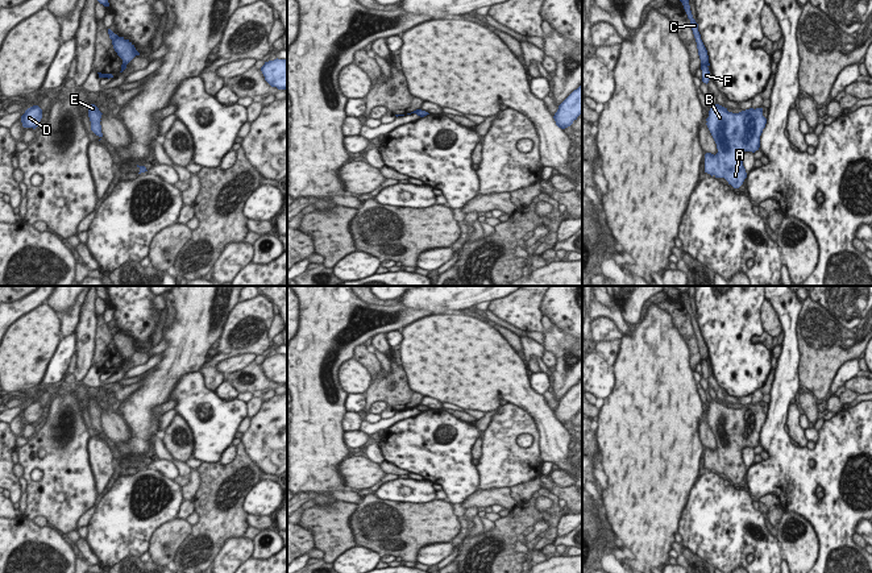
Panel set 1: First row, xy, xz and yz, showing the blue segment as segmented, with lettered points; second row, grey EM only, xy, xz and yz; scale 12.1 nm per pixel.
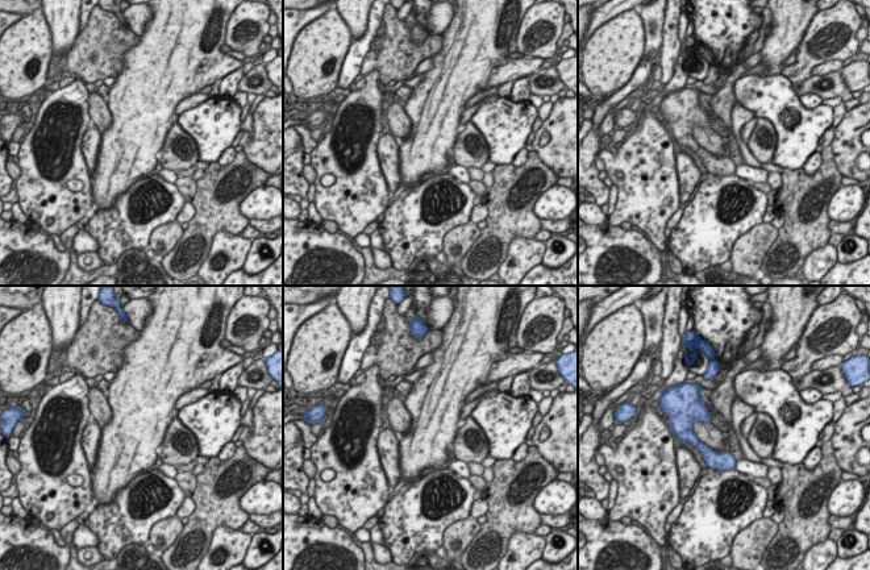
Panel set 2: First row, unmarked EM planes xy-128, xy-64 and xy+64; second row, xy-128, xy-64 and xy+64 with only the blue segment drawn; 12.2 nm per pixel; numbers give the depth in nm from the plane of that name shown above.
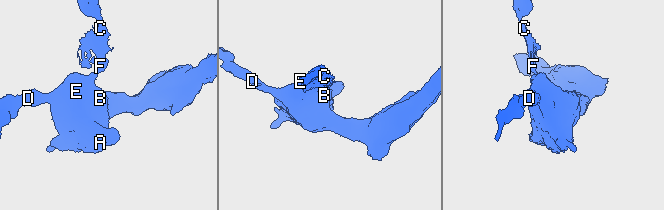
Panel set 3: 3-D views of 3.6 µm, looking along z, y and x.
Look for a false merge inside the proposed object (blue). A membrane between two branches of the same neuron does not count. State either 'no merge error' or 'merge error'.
merge error

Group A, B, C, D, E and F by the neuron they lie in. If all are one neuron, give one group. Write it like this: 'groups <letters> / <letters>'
groups A B D E F / C

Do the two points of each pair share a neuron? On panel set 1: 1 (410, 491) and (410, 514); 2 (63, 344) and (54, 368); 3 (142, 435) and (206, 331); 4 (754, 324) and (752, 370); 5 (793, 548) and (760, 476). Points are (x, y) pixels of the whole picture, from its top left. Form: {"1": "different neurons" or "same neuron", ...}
{"1": "different neurons", "2": "same neuron", "3": "same neuron", "4": "same neuron", "5": "different neurons"}

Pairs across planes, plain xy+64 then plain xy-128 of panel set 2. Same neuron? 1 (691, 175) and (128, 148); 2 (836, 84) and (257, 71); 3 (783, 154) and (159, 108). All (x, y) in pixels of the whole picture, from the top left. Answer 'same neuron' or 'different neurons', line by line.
1: different neurons
2: same neuron
3: different neurons

